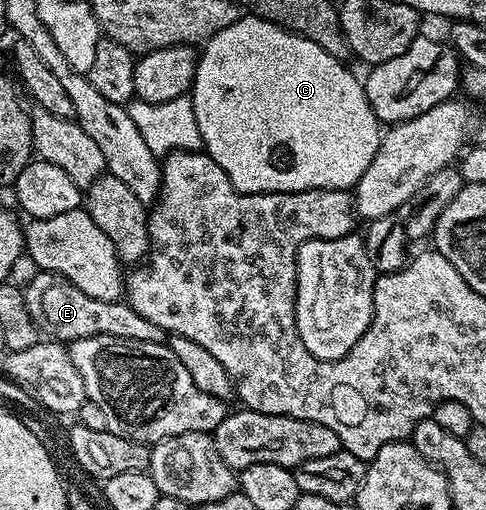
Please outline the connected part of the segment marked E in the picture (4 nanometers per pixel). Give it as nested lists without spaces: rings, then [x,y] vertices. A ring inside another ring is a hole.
[[[40,270],[28,283],[23,283],[22,289],[26,312],[30,312],[41,335],[61,344],[67,344],[79,338],[89,338],[95,334],[139,342],[165,341],[164,330],[158,328],[158,324],[150,324],[146,316],[138,316],[138,312],[134,312],[134,308],[129,306],[127,301],[94,300],[94,296],[86,296],[82,288],[70,284],[70,280],[66,280],[60,274]]]

